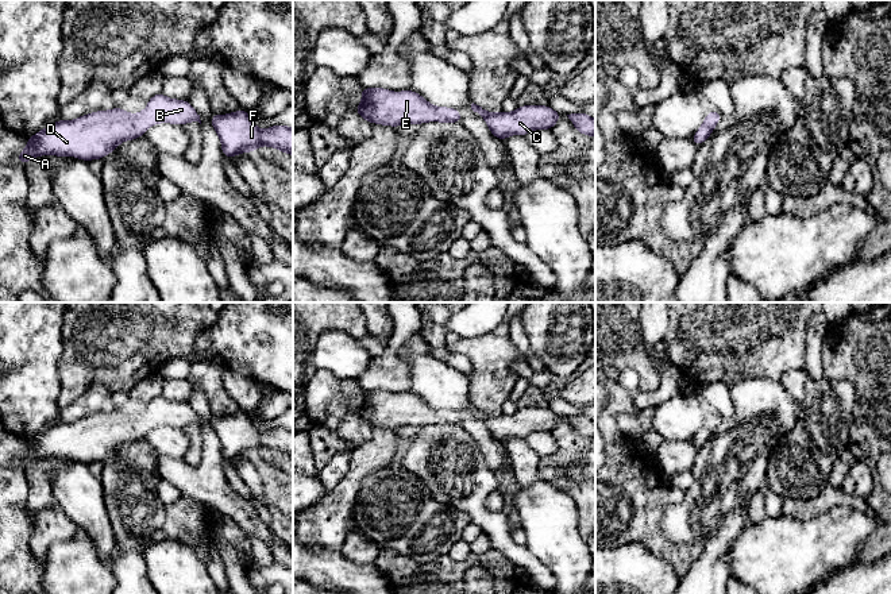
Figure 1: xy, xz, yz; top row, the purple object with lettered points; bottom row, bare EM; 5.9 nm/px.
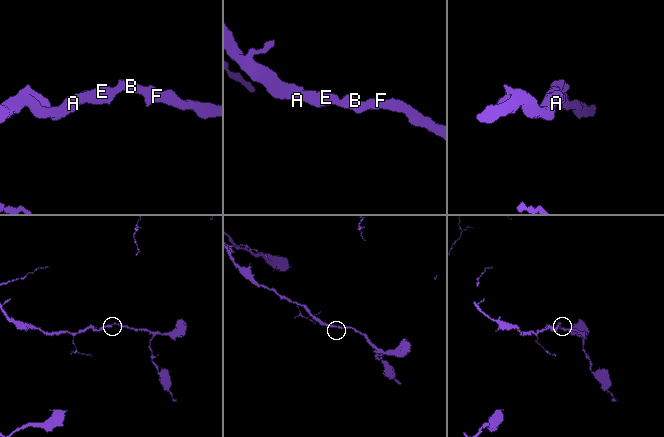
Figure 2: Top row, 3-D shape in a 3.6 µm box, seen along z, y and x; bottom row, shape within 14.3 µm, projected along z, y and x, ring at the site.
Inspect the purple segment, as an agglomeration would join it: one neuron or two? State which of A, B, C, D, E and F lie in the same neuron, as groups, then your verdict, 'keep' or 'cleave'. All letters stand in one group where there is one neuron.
A B C D E F | keep

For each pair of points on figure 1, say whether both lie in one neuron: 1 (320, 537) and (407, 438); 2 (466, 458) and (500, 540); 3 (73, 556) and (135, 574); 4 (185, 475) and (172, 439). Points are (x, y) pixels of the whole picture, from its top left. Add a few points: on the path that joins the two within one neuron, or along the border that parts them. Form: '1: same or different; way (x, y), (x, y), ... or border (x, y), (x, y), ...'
1: different; border (397, 429), (397, 450), (390, 463)
2: same; way (466, 478), (470, 500), (486, 520)
3: different; border (110, 564), (116, 579)
4: different; border (158, 452), (166, 456), (182, 458)

